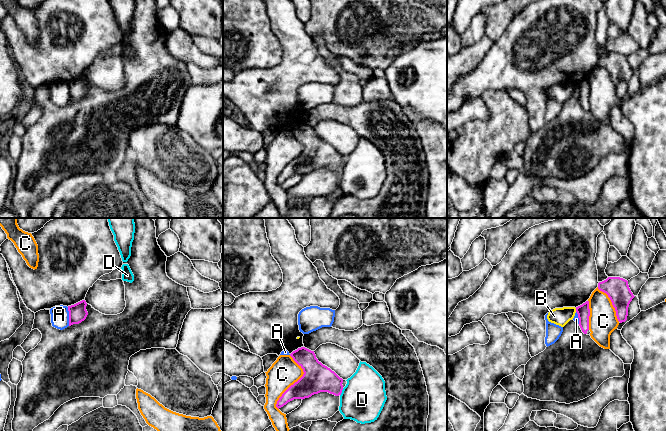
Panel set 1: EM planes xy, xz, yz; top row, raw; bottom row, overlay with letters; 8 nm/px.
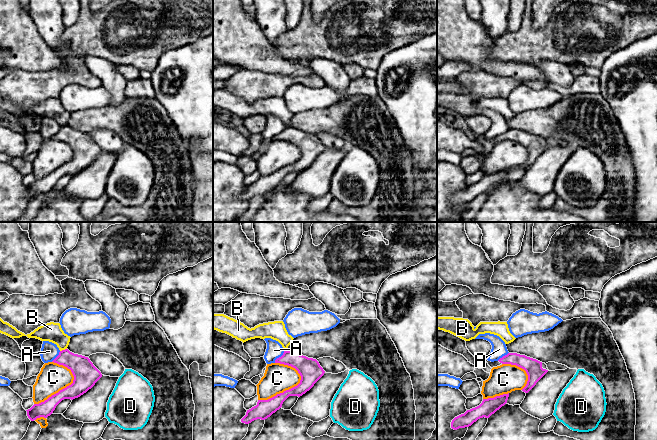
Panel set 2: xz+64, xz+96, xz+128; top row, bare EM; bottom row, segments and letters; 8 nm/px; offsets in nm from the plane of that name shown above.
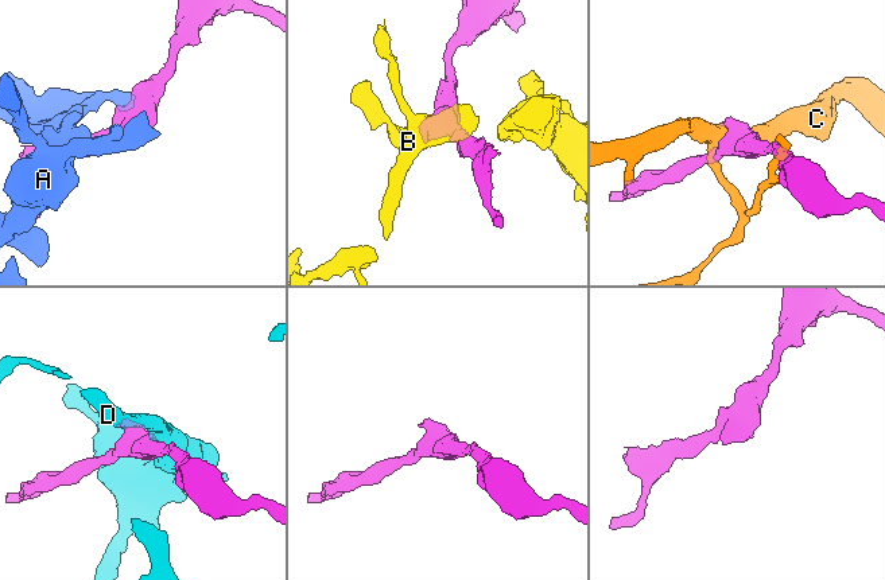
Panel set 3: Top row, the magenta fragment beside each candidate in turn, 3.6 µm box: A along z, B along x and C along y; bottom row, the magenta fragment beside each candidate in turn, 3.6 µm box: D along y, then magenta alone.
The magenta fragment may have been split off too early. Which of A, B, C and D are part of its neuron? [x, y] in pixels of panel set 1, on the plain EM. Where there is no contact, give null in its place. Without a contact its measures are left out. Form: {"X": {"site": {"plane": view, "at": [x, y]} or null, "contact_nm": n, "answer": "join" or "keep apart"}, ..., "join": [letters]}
{"A": {"site": {"plane": "xy", "at": [69, 92]}, "contact_nm": 150, "answer": "keep apart"}, "B": {"site": {"plane": "yz", "at": [576, 86]}, "contact_nm": 30, "answer": "keep apart"}, "C": {"site": {"plane": "xz", "at": [295, 158]}, "contact_nm": 460, "answer": "keep apart"}, "D": {"site": {"plane": "xz", "at": [341, 168]}, "contact_nm": 70, "answer": "keep apart"}, "join": []}

